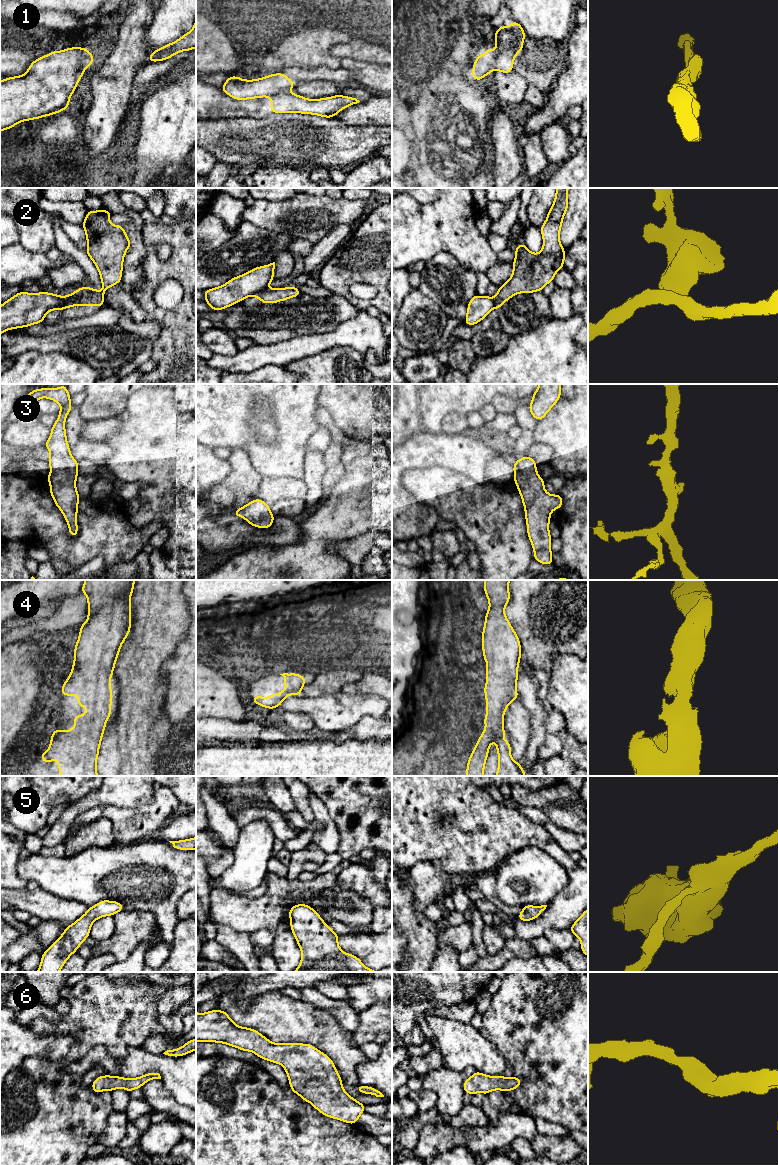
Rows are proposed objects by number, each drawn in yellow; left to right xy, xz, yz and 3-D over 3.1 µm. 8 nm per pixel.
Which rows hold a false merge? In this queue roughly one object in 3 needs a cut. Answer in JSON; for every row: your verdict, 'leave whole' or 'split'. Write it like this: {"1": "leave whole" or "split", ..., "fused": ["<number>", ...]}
{"1": "split", "2": "split", "3": "leave whole", "4": "leave whole", "5": "leave whole", "6": "leave whole", "fused": ["1", "2"]}

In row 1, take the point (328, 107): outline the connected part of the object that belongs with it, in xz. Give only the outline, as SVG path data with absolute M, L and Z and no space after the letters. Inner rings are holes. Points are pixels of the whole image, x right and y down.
M280 94L271 96L271 113L312 114L333 118L341 110L359 103L354 97L335 95L321 99L307 99L298 94Z

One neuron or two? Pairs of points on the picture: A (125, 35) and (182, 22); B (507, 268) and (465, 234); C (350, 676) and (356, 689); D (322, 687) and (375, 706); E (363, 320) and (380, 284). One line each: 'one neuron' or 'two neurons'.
A: two neurons
B: two neurons
C: two neurons
D: two neurons
E: two neurons

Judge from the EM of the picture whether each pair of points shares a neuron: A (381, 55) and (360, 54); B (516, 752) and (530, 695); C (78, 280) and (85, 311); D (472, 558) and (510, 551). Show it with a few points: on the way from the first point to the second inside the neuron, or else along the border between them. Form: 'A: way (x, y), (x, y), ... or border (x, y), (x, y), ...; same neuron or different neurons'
A: way (376, 54), (365, 54); same neuron
B: border (517, 699), (529, 713), (531, 732); different neurons
C: border (80, 286), (90, 287); different neurons
D: border (475, 550), (480, 556), (480, 569); different neurons

